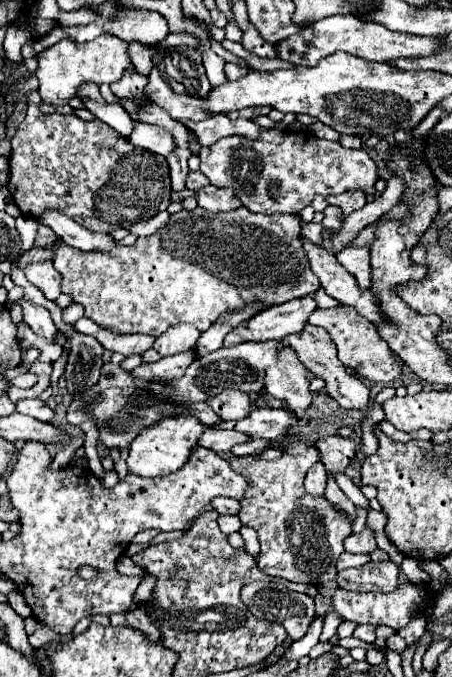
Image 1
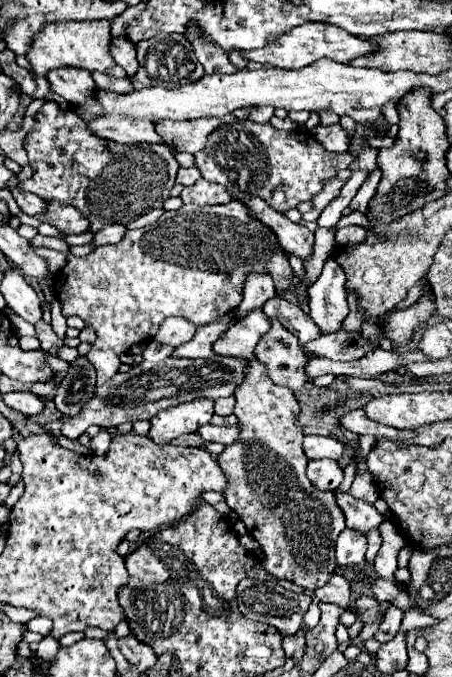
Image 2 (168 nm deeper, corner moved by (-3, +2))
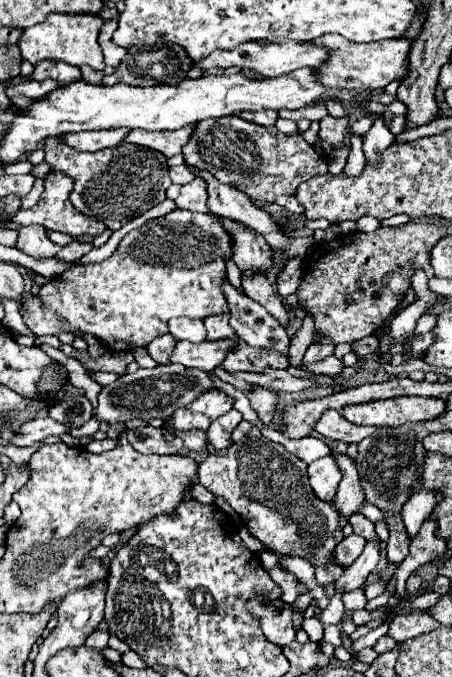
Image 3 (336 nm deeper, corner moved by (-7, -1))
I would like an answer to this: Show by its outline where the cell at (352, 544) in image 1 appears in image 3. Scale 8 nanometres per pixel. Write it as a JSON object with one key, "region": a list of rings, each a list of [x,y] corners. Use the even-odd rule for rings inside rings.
{"region":[[[332,452],[332,456],[336,458],[336,462],[340,466],[340,472],[342,472],[342,480],[338,484],[334,506],[346,518],[350,518],[354,512],[360,512],[362,502],[364,502],[364,492],[362,492],[360,480],[358,480],[354,460],[348,454],[338,454],[338,452]]]}

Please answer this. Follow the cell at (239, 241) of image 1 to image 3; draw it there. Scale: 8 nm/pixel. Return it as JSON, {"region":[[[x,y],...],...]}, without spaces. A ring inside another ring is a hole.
{"region":[[[174,210],[168,216],[154,218],[144,226],[128,232],[118,244],[116,252],[100,264],[80,264],[68,272],[52,278],[40,288],[36,296],[24,300],[20,310],[24,324],[36,336],[48,336],[58,332],[88,332],[100,338],[110,350],[144,348],[156,336],[166,334],[166,322],[174,316],[206,318],[210,314],[226,314],[228,304],[220,290],[226,276],[224,256],[232,256],[230,236],[214,214],[196,214],[190,210]]]}

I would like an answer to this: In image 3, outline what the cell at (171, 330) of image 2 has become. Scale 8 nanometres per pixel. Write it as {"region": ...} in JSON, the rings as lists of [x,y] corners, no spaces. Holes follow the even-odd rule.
{"region":[[[172,318],[168,322],[168,328],[176,340],[188,340],[188,342],[206,340],[204,324],[194,318]]]}

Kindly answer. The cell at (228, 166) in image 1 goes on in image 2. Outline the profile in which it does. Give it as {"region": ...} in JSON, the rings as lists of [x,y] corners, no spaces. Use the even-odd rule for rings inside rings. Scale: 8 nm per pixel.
{"region":[[[236,121],[232,125],[224,125],[216,129],[210,137],[208,143],[202,151],[196,155],[196,167],[200,169],[202,177],[210,183],[220,183],[226,187],[226,191],[232,195],[236,201],[250,201],[254,197],[264,199],[274,211],[288,211],[296,209],[304,201],[312,201],[322,189],[324,181],[336,177],[340,169],[348,169],[354,157],[346,153],[330,153],[324,149],[324,145],[306,129],[296,129],[296,131],[278,131],[272,125],[260,125],[252,121]]]}

